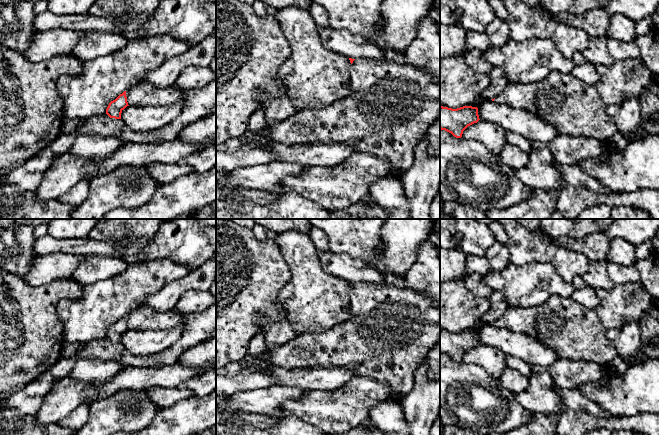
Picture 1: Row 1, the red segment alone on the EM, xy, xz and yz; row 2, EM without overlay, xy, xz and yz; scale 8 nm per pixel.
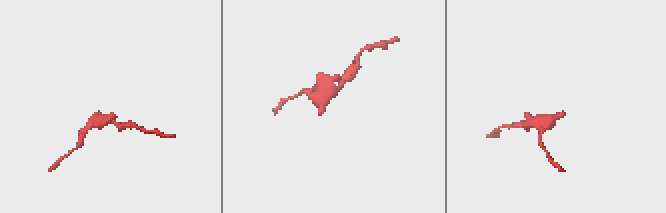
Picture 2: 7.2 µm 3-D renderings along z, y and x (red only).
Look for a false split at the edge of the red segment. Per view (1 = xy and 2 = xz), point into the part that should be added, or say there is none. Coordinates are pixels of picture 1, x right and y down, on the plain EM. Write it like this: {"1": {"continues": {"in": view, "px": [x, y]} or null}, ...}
{"1": {"continues": {"in": "xy", "px": [141, 318]}}, "2": {"continues": {"in": "xz", "px": [392, 329]}}}

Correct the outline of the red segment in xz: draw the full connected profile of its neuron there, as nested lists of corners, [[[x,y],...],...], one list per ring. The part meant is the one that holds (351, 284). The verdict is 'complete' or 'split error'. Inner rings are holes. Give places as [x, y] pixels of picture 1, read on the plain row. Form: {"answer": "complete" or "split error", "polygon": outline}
{"answer": "split error", "polygon": [[[352,283],[350,284],[350,304],[352,318],[330,330],[307,332],[291,339],[282,346],[265,351],[264,367],[281,367],[294,370],[307,367],[347,367],[355,375],[369,376],[387,383],[393,393],[393,400],[401,400],[409,394],[413,385],[417,367],[423,362],[429,350],[440,342],[440,303],[430,303],[419,292],[410,288],[395,287],[383,283]]]}

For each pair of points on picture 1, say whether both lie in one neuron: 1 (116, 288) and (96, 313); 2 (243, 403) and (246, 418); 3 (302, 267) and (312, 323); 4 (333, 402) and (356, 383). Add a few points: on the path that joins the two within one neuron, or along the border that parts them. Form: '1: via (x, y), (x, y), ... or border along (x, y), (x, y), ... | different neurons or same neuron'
1: via (111, 294), (99, 307) | same neuron
2: border along (240, 411), (258, 412), (268, 415) | different neurons
3: via (308, 281), (312, 297), (312, 309) | same neuron
4: via (339, 400), (350, 389) | same neuron

